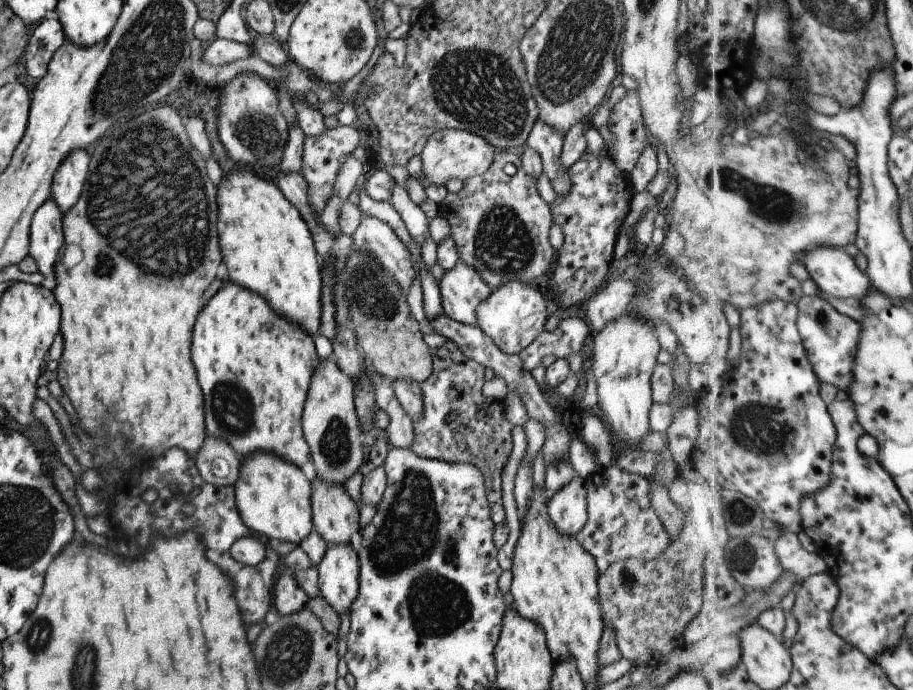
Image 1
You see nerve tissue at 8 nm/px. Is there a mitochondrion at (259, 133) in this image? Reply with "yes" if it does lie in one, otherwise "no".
yes

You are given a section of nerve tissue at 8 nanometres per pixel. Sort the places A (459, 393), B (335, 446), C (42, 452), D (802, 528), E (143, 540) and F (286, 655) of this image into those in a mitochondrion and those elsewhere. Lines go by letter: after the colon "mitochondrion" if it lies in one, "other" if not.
A: other
B: mitochondrion
C: other
D: other
E: mitochondrion
F: mitochondrion

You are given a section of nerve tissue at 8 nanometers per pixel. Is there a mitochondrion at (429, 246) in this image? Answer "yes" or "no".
no

